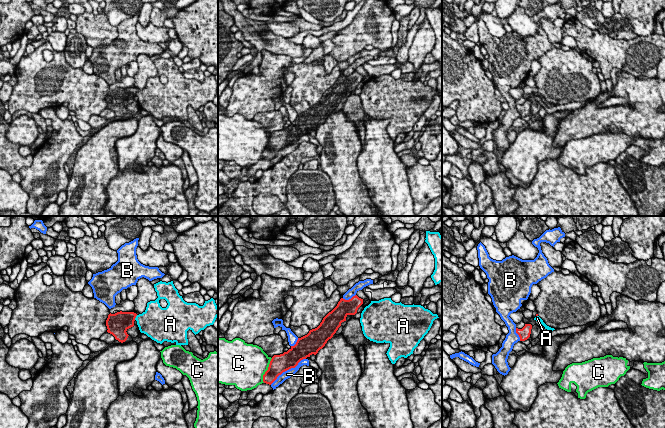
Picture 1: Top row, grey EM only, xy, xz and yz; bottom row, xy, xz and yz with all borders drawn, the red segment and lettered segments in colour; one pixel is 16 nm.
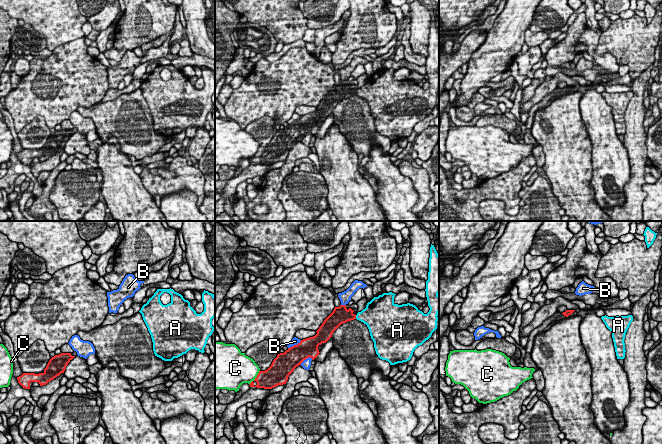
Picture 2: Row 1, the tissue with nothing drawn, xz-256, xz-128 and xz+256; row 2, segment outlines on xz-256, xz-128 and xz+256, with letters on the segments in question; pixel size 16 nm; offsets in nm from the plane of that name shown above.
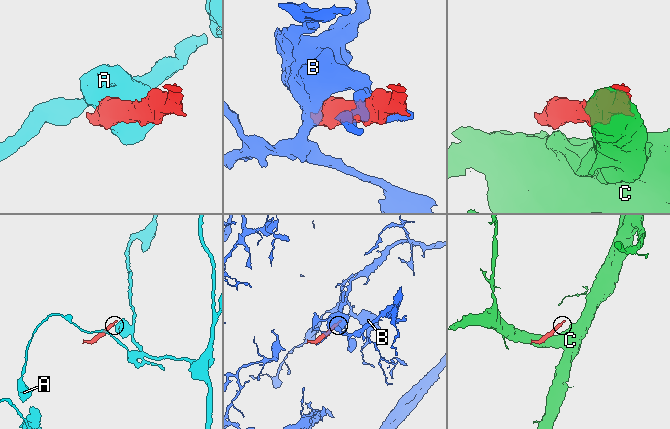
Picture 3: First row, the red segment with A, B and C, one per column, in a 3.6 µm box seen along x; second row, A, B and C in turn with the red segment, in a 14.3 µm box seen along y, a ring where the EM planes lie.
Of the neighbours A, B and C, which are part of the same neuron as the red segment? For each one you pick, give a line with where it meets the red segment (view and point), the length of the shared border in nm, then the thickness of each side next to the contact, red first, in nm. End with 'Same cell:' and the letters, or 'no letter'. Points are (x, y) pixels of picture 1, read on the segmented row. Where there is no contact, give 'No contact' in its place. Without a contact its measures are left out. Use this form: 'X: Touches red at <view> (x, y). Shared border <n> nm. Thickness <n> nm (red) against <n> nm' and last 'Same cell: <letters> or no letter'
Same cell: no letter

